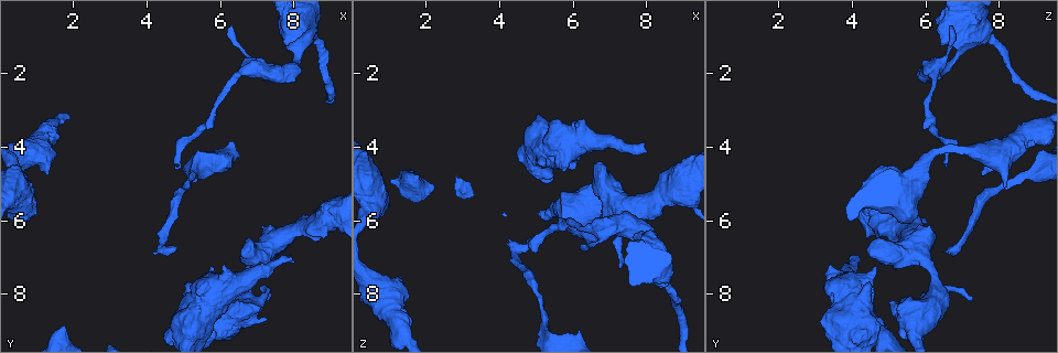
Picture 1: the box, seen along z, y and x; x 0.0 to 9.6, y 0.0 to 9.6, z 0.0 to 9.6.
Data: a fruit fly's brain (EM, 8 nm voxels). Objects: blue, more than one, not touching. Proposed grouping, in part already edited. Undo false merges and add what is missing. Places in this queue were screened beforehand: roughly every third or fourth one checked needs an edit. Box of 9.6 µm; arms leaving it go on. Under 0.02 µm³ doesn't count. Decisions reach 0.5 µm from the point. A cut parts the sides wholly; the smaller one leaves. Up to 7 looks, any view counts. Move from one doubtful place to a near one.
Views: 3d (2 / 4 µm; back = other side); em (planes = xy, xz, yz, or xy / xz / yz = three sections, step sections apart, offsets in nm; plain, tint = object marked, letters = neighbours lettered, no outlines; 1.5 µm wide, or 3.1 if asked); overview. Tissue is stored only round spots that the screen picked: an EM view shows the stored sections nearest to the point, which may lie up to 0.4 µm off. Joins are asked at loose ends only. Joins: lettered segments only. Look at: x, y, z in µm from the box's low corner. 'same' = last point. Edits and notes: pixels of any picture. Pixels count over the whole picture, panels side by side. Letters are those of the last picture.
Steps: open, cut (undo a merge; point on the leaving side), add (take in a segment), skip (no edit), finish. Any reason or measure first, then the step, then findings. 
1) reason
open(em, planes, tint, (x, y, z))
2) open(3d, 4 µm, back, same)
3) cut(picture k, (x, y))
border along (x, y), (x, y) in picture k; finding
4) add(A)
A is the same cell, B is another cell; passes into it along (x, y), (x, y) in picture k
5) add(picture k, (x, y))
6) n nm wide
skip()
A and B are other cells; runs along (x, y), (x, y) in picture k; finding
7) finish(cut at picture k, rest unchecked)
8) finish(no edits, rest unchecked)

long arm stops here
open(em, yz, step 8, tint, (1.80, 8.90, 4.75))

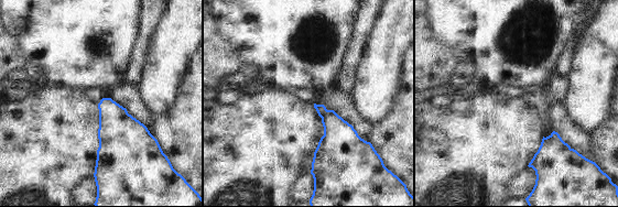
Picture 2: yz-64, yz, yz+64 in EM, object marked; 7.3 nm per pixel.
open(em, xz, step 8, letters, same)

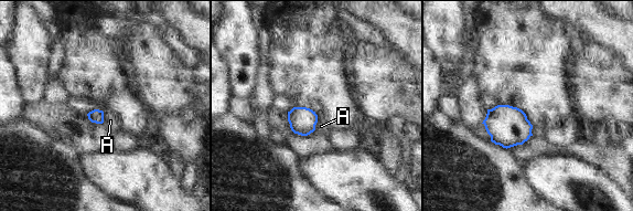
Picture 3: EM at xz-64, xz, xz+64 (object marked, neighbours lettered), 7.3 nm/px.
skip()
A is another cell; border along (104, 112), (104, 120), (102, 123) in picture 3; none of them fits

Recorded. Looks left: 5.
an open end
open(3d, 2 µm, (6.25, 0.70, 6.75))

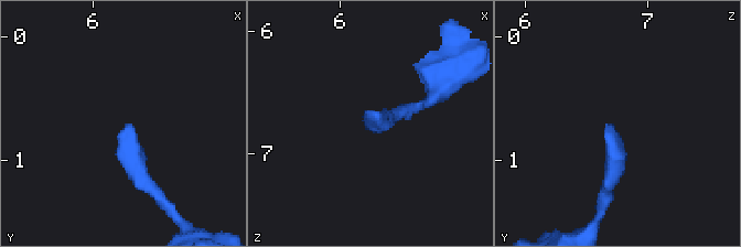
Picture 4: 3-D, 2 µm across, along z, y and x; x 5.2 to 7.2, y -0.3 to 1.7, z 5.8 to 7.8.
shape alone is not enough
open(em, planes, letters, (6.30, 0.70, 6.72))

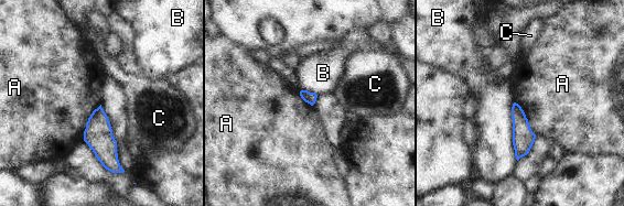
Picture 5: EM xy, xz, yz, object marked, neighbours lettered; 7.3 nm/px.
skip()
A, B and C are other cells; border along (515, 101), (536, 134) in picture 5; none of them fits

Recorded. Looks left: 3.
an open end
open(em, planes, letters, (8.05, 7.15, 4.05))

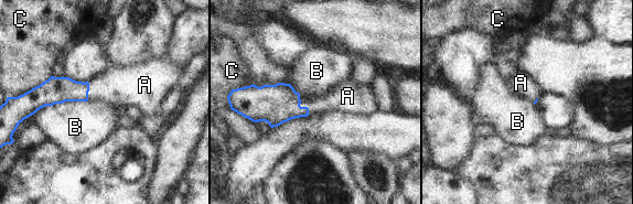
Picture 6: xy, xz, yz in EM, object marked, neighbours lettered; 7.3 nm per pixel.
add(A)
A is the same cell, B and C are other cells; passes into it along (276, 104), (302, 107), (335, 99) in picture 6; the neuron continues

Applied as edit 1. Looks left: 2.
finish(add at picture 6, rest unchecked)

